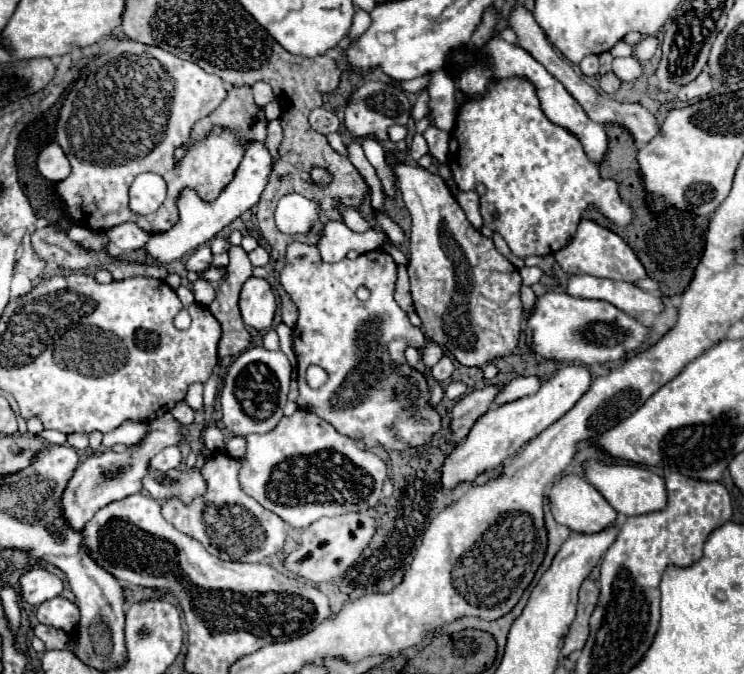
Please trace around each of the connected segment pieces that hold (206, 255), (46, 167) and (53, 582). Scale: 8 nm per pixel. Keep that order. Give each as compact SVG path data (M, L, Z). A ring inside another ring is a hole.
M200 246L198 250L194 250L194 252L190 254L190 258L188 258L188 262L186 262L186 268L188 268L188 270L194 270L194 272L200 274L202 270L208 268L210 260L212 260L212 252L210 252L210 248L208 248L208 246Z
M50 144L40 152L38 170L44 178L48 178L52 182L60 182L60 180L68 178L72 172L68 158L58 144Z
M32 568L20 578L20 594L32 606L38 606L50 598L60 596L62 590L62 580L56 574L42 568Z

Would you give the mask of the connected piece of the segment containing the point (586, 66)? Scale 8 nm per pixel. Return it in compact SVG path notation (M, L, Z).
M594 54L586 56L578 66L584 76L596 76L598 74L598 56L594 56Z

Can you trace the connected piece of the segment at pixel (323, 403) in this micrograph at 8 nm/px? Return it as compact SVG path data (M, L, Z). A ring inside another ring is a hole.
M290 244L288 266L280 274L284 290L290 294L298 306L298 322L294 326L294 352L298 356L298 400L296 406L308 412L314 412L318 418L326 420L336 428L336 432L362 442L366 448L382 446L384 450L404 452L410 448L420 448L430 444L434 434L442 428L438 410L430 404L430 388L424 374L408 366L404 358L404 348L408 344L420 346L424 334L420 328L412 326L406 312L394 300L394 282L396 282L396 262L382 250L374 250L358 256L356 260L340 260L336 264L322 262L316 246L308 244ZM366 286L370 298L366 302L356 298L356 288ZM318 364L326 370L328 382L318 390L312 390L306 384L306 368Z

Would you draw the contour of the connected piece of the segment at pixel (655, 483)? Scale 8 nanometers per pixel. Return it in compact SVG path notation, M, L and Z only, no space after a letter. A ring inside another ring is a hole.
M586 460L582 464L584 478L606 498L606 502L620 516L646 514L650 510L660 510L666 506L666 490L662 490L662 478L650 470L634 464L598 464L598 460Z

